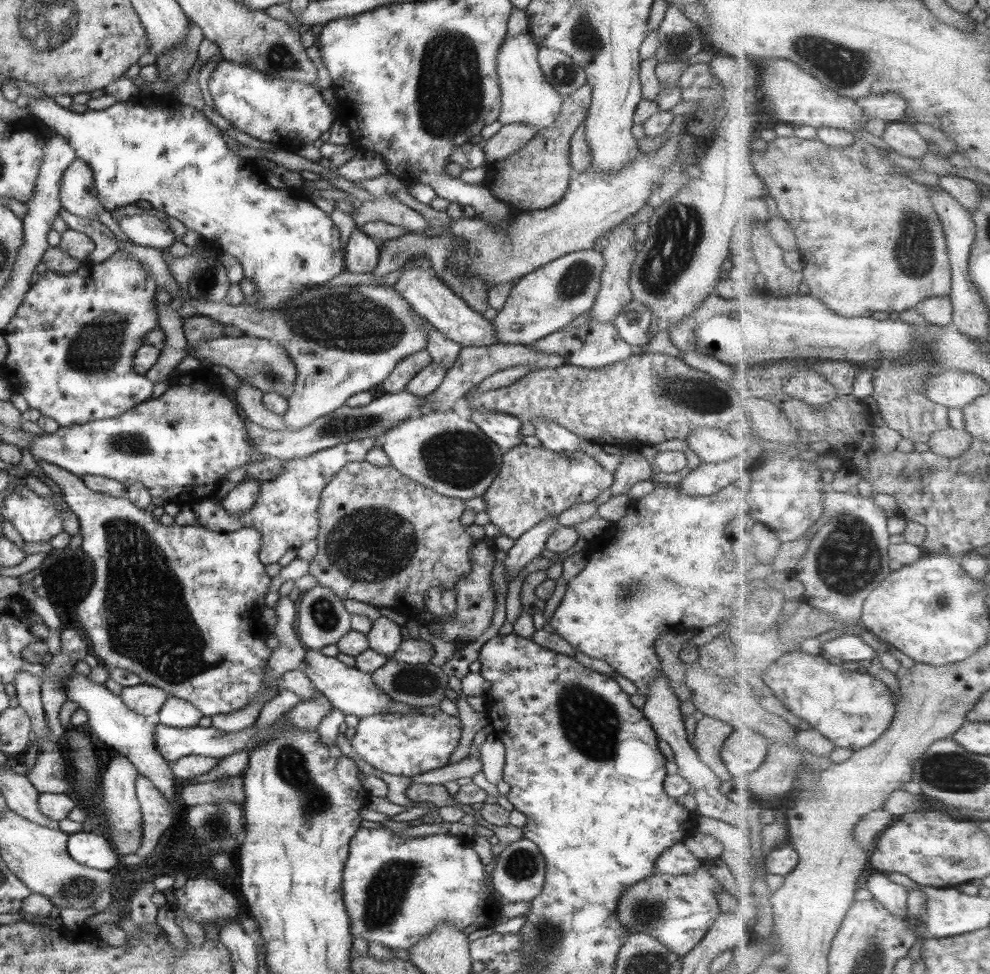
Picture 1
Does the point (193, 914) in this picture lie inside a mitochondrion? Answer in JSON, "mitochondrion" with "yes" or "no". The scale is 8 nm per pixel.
{"mitochondrion":"no"}

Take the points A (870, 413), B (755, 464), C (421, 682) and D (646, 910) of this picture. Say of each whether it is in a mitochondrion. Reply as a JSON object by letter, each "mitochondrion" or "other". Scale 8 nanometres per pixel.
{"A":"other","B":"other","C":"mitochondrion","D":"mitochondrion"}

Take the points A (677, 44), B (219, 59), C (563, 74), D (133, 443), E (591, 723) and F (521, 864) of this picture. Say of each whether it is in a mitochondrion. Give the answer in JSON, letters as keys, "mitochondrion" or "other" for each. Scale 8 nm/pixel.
{"A":"mitochondrion","B":"other","C":"mitochondrion","D":"mitochondrion","E":"mitochondrion","F":"mitochondrion"}

